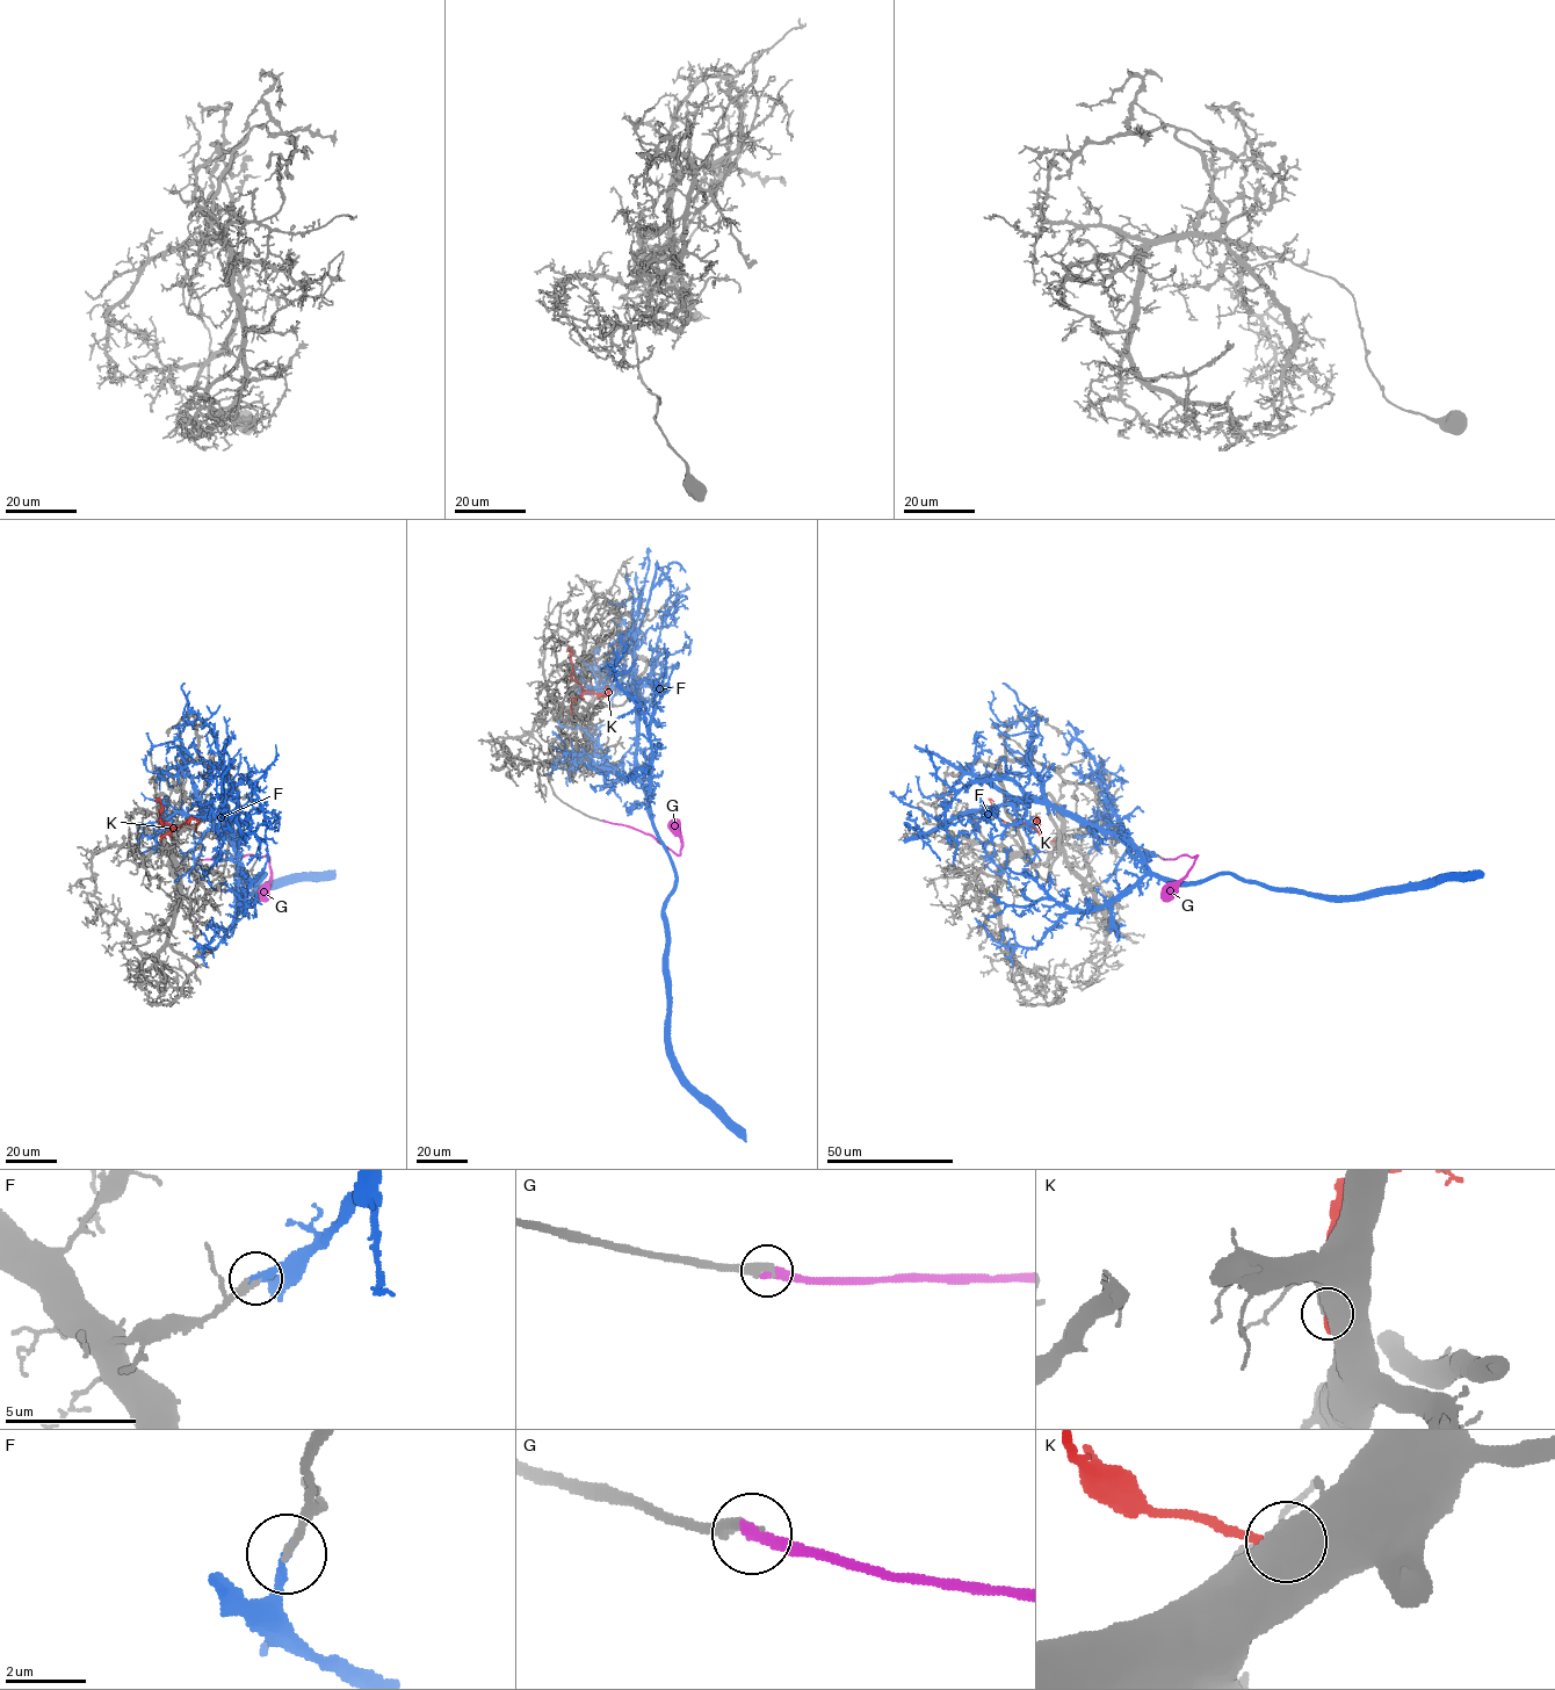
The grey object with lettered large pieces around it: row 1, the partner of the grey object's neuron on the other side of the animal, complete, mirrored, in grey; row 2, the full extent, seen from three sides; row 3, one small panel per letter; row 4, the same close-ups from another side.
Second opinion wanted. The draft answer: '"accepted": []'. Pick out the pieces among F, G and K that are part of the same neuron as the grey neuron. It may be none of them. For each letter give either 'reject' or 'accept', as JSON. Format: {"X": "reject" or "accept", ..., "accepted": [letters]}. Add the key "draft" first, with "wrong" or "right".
{"draft": "wrong", "F": "reject", "G": "accept", "K": "reject", "accepted": ["G"]}

